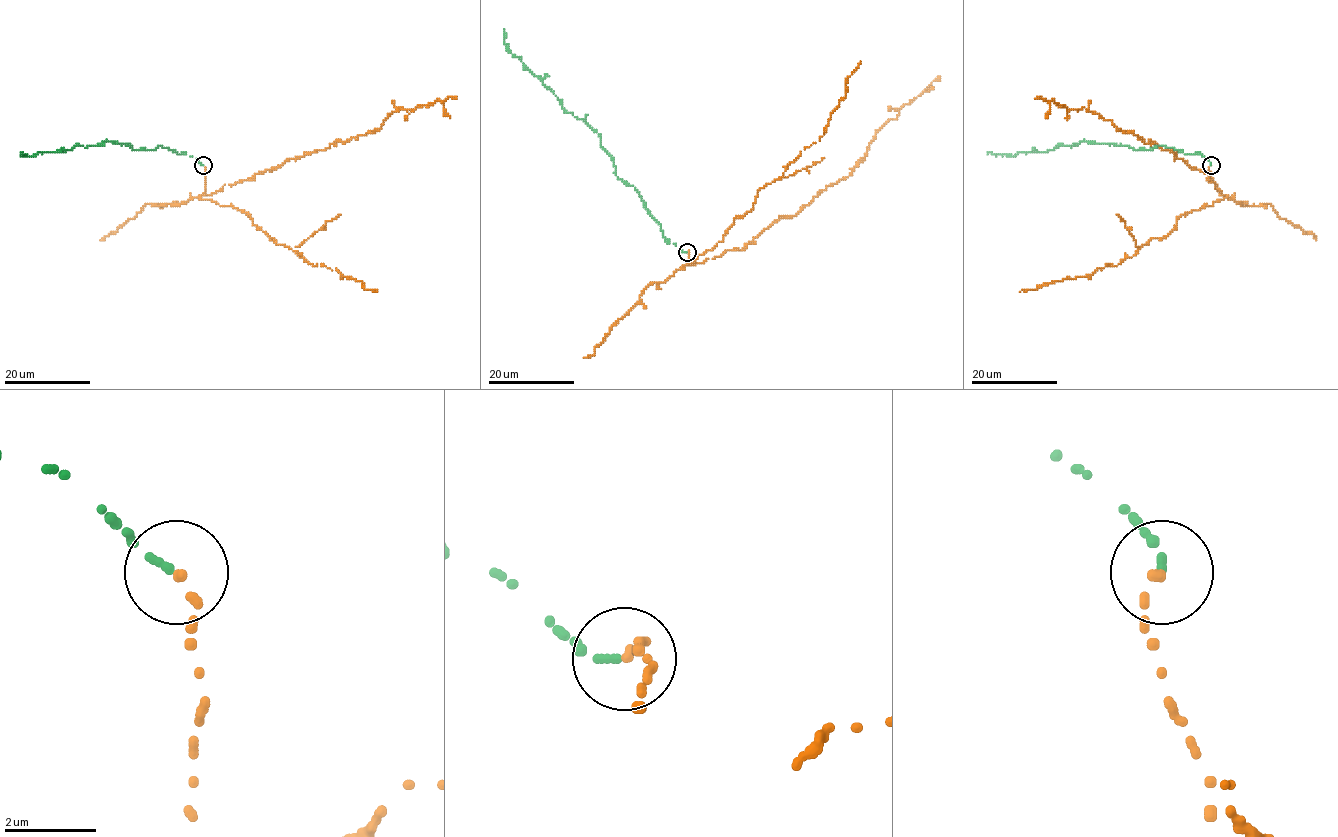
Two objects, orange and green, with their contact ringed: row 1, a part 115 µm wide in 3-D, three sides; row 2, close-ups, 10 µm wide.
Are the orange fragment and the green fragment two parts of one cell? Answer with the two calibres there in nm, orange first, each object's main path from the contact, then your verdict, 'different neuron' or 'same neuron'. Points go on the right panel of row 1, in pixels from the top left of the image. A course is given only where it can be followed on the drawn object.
160/130 nm | orange via (1211, 165), (1222, 195), (1209, 174), (1192, 169), (1175, 152), (1144, 143), (1084, 107), (1035, 98) | green via (1211, 165), (1203, 156), (1166, 146), (1137, 150), (1087, 141), (1048, 151), (1019, 151), (1014, 157), (988, 154) | different neuron

